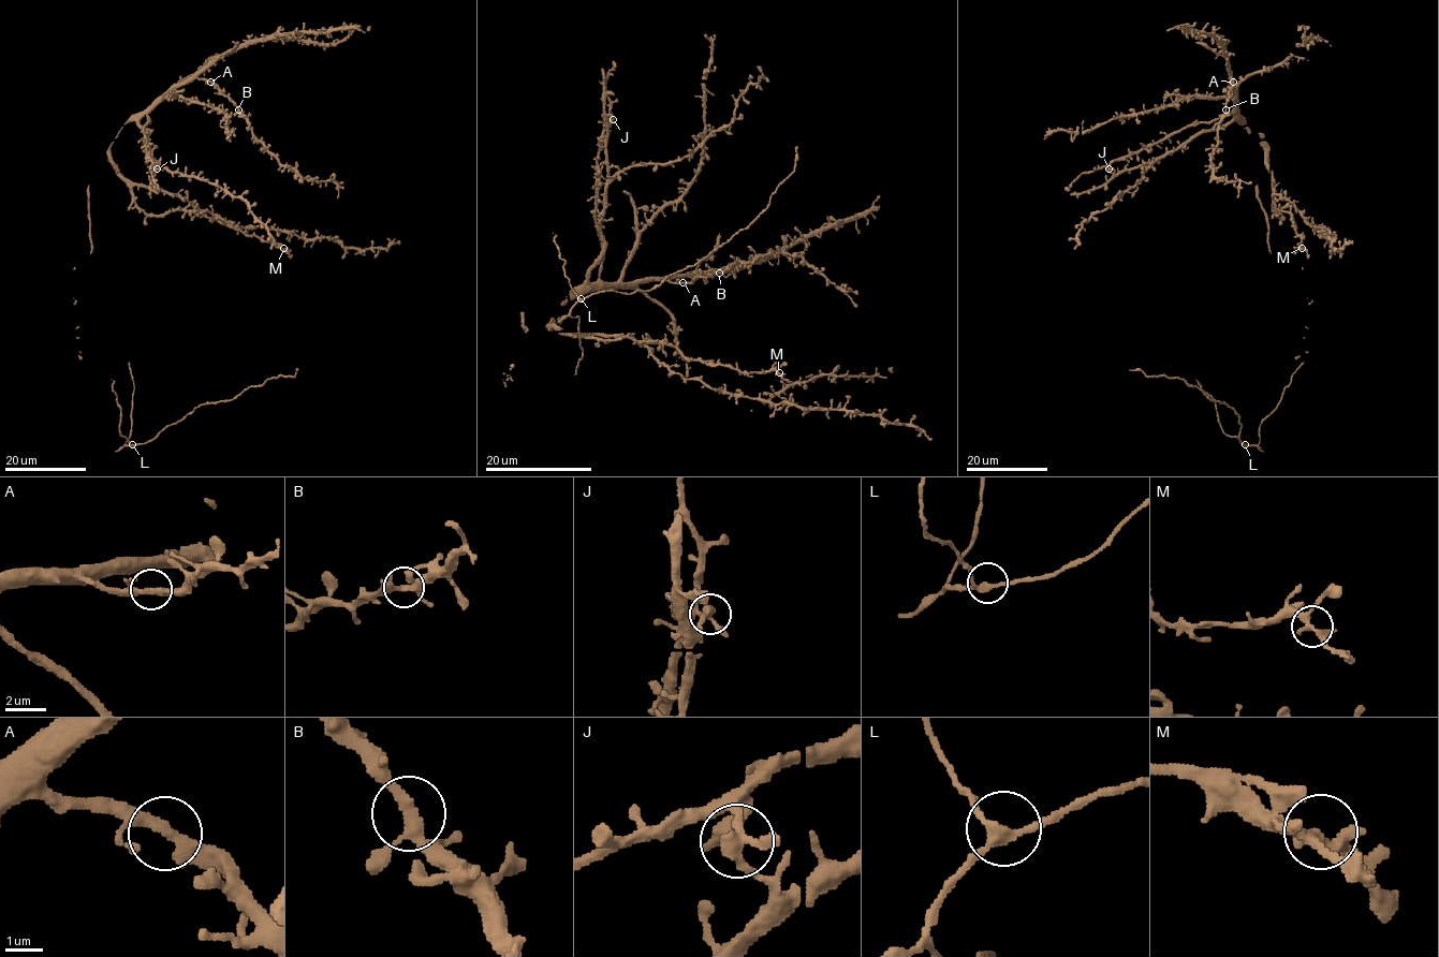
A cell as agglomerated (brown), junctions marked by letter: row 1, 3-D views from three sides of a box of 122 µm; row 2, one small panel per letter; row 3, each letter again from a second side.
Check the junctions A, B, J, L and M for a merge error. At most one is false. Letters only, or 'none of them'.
none of them

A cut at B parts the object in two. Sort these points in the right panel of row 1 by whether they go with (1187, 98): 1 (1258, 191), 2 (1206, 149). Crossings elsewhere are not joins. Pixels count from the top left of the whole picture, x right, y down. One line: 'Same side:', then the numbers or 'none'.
Same side: 1

